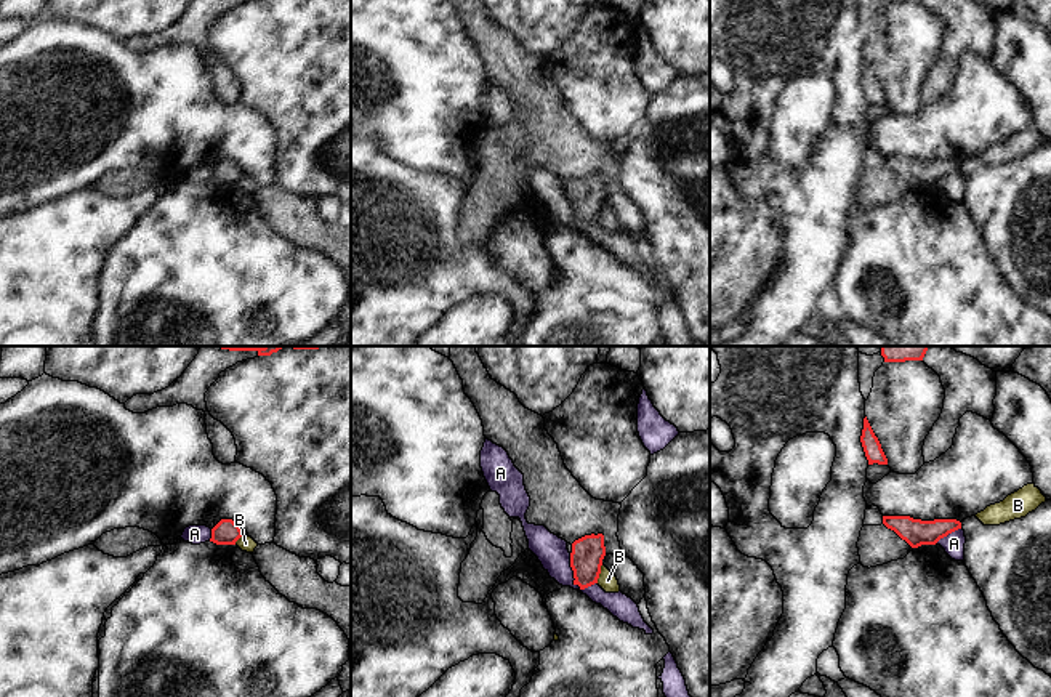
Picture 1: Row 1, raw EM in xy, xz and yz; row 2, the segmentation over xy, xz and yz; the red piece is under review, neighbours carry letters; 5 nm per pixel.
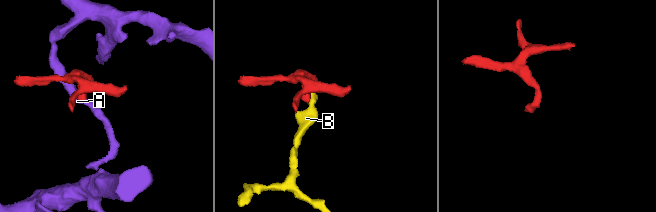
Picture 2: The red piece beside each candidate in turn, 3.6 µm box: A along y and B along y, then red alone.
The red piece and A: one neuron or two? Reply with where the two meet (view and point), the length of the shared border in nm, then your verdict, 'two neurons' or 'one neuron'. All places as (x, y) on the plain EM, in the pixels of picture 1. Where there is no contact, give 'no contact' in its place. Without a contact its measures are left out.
contact xz (574, 218); length 220 nm; two neurons

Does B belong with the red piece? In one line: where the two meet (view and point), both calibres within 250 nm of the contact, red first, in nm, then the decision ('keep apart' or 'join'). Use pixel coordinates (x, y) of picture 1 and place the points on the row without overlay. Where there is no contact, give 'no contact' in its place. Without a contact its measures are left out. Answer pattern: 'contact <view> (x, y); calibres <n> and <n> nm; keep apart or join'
contact xz (598, 215); calibres 160 and 90 nm; keep apart

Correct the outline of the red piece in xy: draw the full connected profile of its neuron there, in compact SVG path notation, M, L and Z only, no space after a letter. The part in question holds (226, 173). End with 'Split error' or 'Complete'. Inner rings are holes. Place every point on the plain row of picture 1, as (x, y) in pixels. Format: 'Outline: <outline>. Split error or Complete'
Outline: M221 160L213 170L211 170L211 179L210 183L216 186L236 186L236 183L242 178L242 171L237 163L232 160Z. Complete

